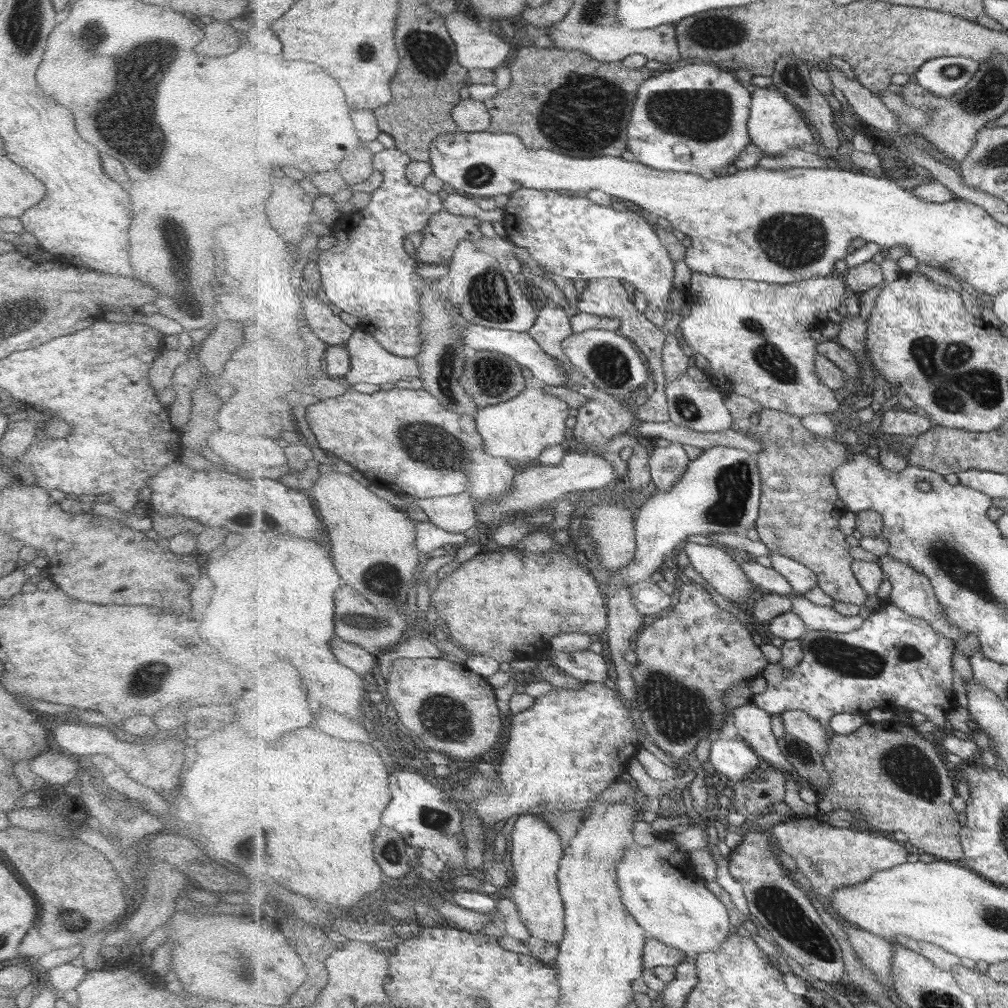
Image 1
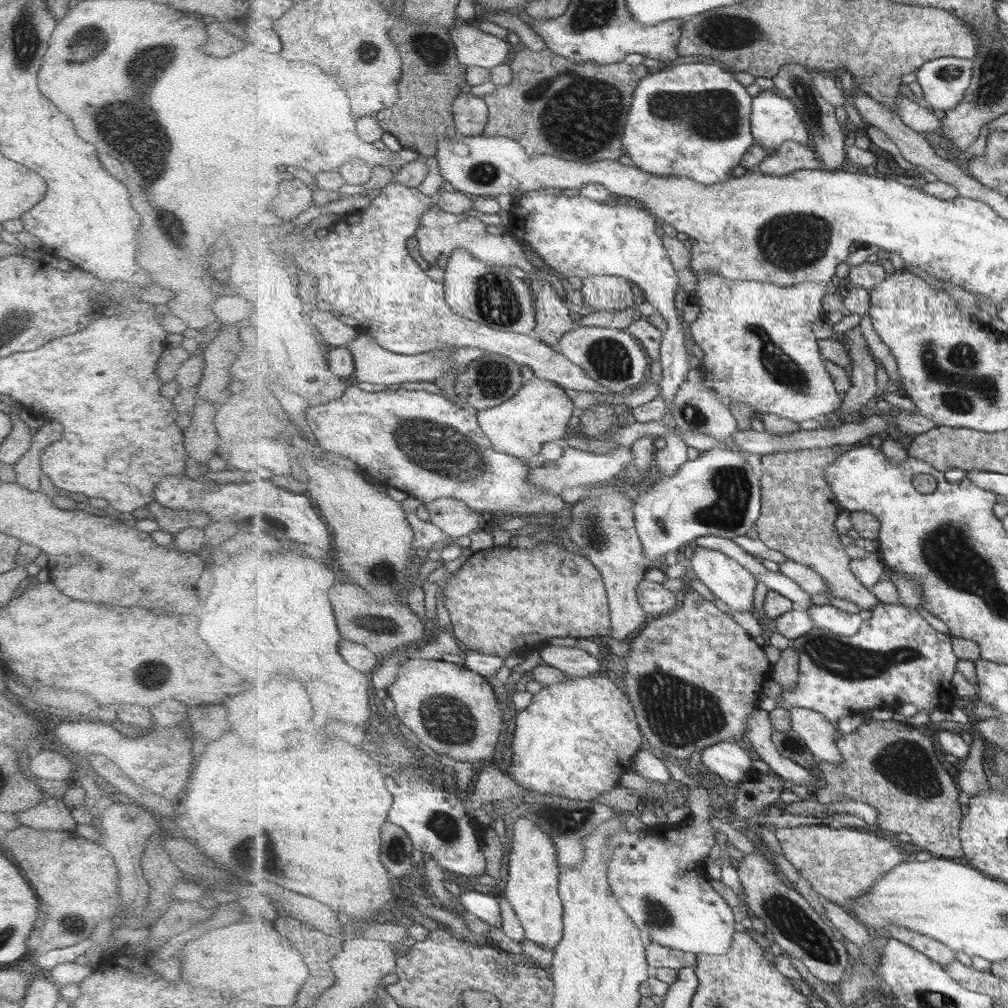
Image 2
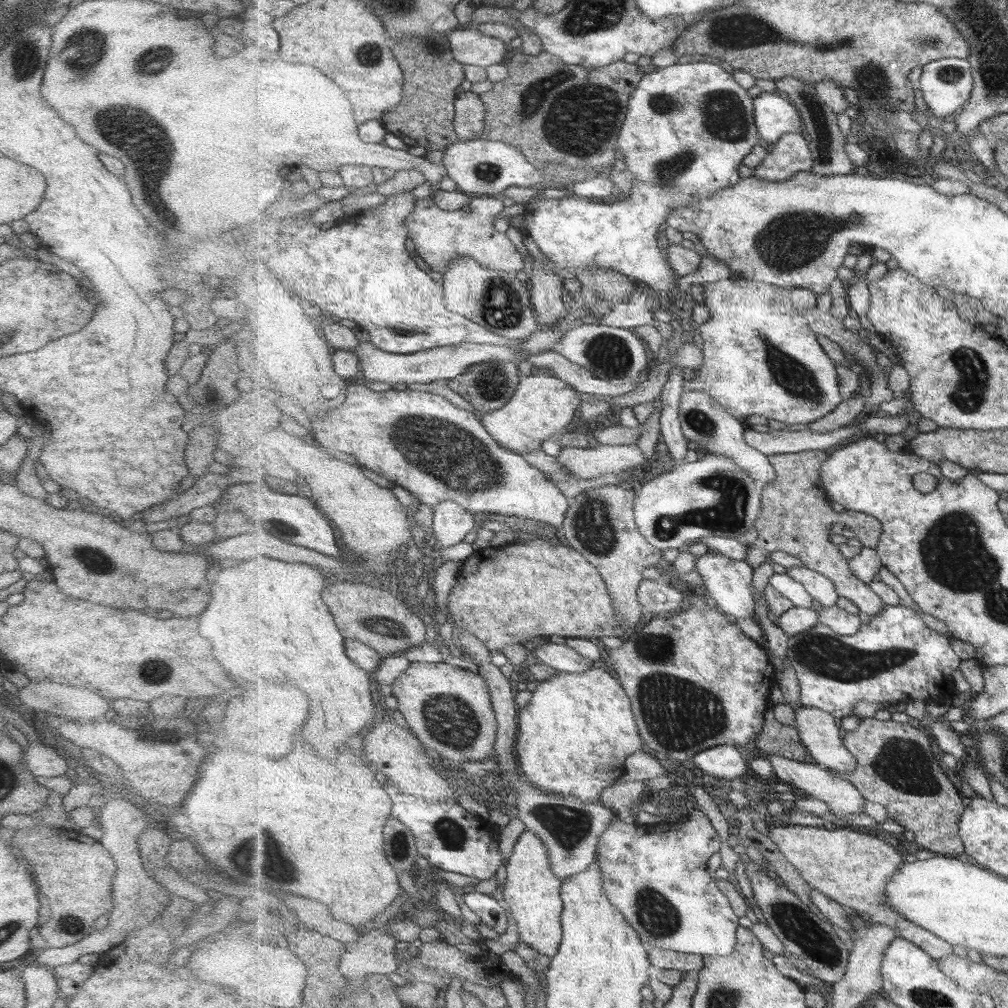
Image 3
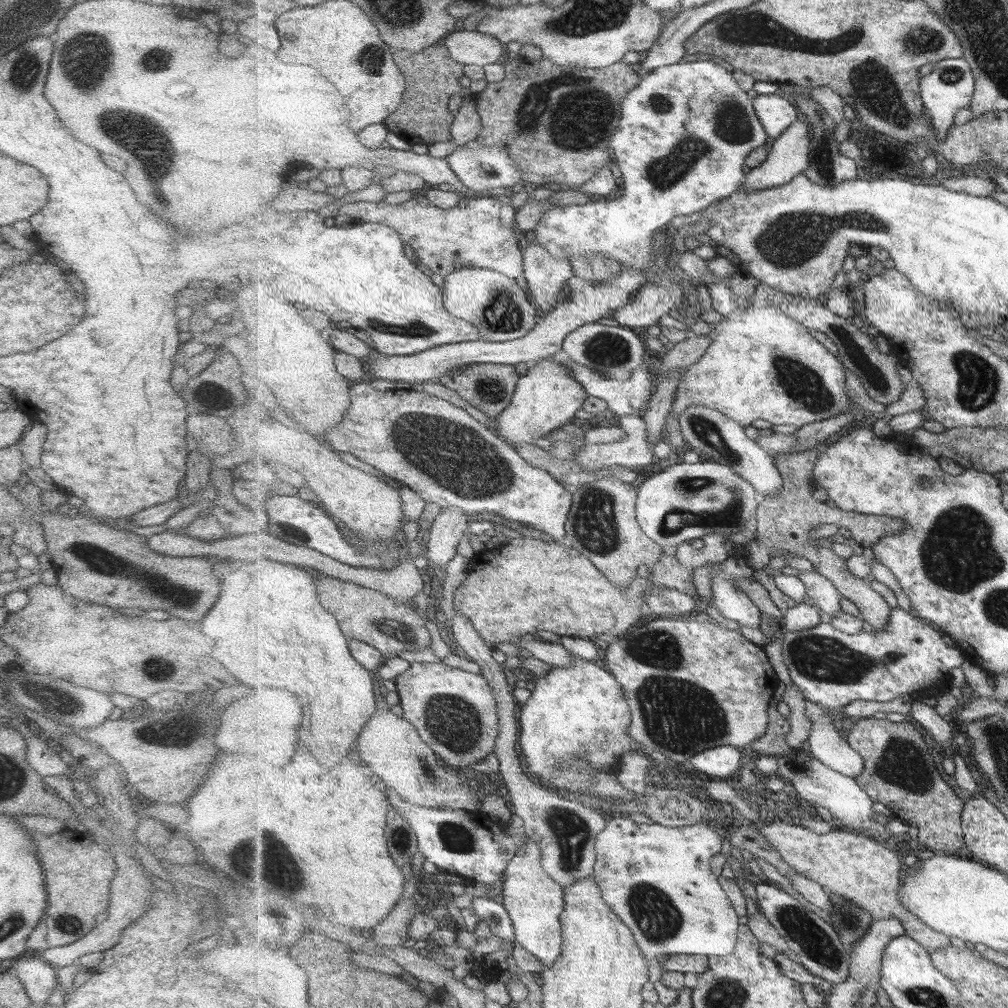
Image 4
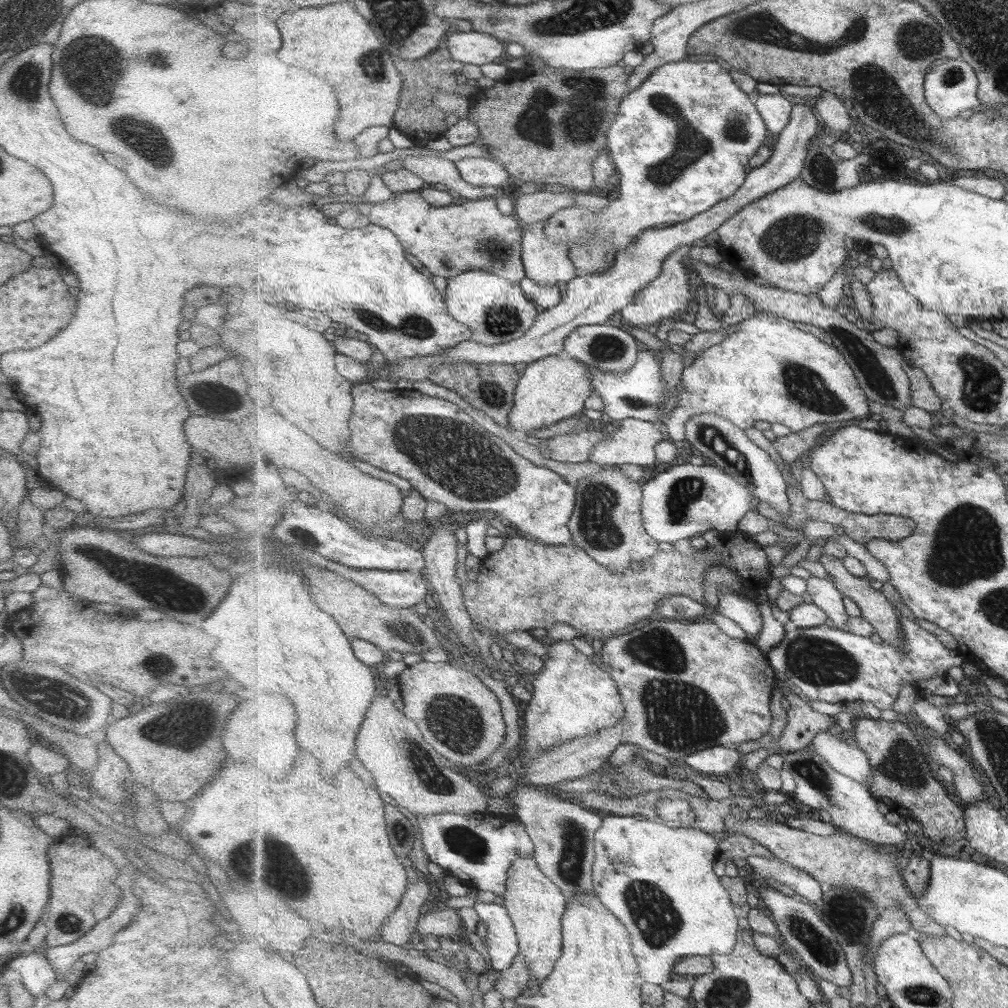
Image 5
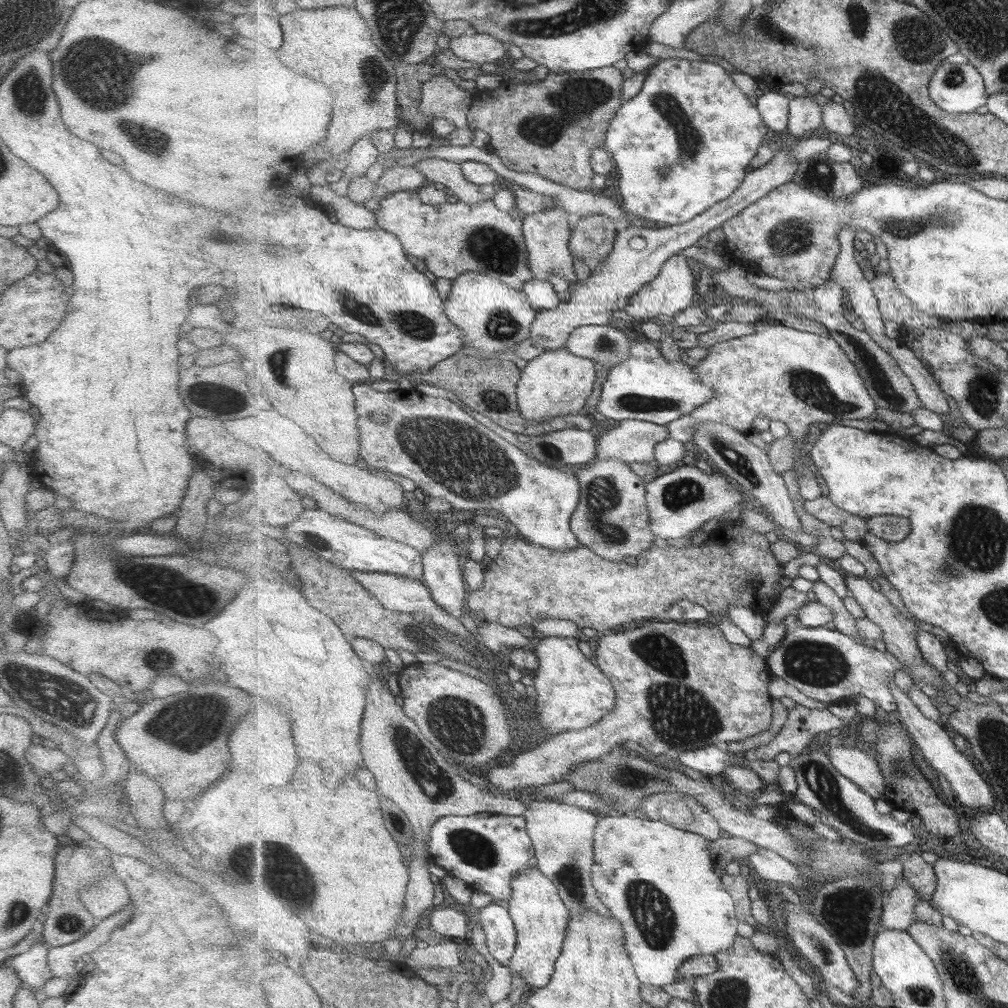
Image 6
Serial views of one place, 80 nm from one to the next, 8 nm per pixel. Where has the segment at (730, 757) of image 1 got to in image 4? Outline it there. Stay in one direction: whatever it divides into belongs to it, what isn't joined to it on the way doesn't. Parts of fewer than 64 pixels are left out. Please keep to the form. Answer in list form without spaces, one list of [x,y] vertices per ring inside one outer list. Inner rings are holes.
[[[729,745],[713,748],[692,756],[689,763],[703,774],[717,779],[729,779],[731,774],[741,769],[741,752],[738,749]]]

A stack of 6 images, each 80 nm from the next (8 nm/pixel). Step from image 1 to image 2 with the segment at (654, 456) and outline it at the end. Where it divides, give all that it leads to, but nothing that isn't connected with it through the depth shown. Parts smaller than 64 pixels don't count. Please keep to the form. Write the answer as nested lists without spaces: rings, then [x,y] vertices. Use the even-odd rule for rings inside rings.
[[[531,191],[521,193],[521,196],[514,199],[509,214],[512,236],[523,245],[534,248],[540,258],[555,272],[561,273],[565,278],[578,277],[581,280],[597,276],[617,276],[626,279],[637,286],[644,294],[645,300],[666,318],[668,328],[665,330],[661,345],[662,379],[659,386],[661,396],[667,403],[667,411],[662,421],[671,431],[666,434],[666,446],[658,450],[655,461],[661,476],[660,480],[675,476],[681,466],[689,461],[689,454],[687,454],[688,444],[680,438],[680,434],[676,433],[676,428],[679,426],[677,426],[675,416],[672,415],[672,400],[679,387],[691,377],[692,366],[690,354],[687,352],[687,346],[685,346],[685,327],[683,327],[683,322],[679,320],[678,309],[675,307],[675,296],[679,290],[679,274],[676,272],[676,266],[672,263],[667,247],[657,236],[657,224],[655,224],[652,216],[655,213],[640,203],[637,206],[627,205],[615,208],[608,204],[596,204],[581,194],[578,196],[553,196],[553,194],[545,194],[543,191]]]

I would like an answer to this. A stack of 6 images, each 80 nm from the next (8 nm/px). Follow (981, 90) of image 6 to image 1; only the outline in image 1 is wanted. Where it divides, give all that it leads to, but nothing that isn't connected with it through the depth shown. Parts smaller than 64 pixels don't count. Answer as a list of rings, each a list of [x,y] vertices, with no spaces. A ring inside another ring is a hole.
[[[964,56],[932,58],[925,62],[916,72],[916,82],[925,88],[927,96],[935,95],[944,99],[951,99],[953,95],[957,94],[959,89],[963,89],[977,72],[979,72],[980,66],[981,63],[979,61]]]

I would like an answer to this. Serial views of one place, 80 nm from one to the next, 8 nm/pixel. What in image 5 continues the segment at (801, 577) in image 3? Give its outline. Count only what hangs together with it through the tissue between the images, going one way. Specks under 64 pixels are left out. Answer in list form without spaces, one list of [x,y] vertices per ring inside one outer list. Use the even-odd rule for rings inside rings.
[[[809,577],[807,580],[807,593],[812,602],[823,608],[834,627],[839,630],[849,630],[850,615],[844,603],[844,594],[835,586],[833,581],[819,577]]]

